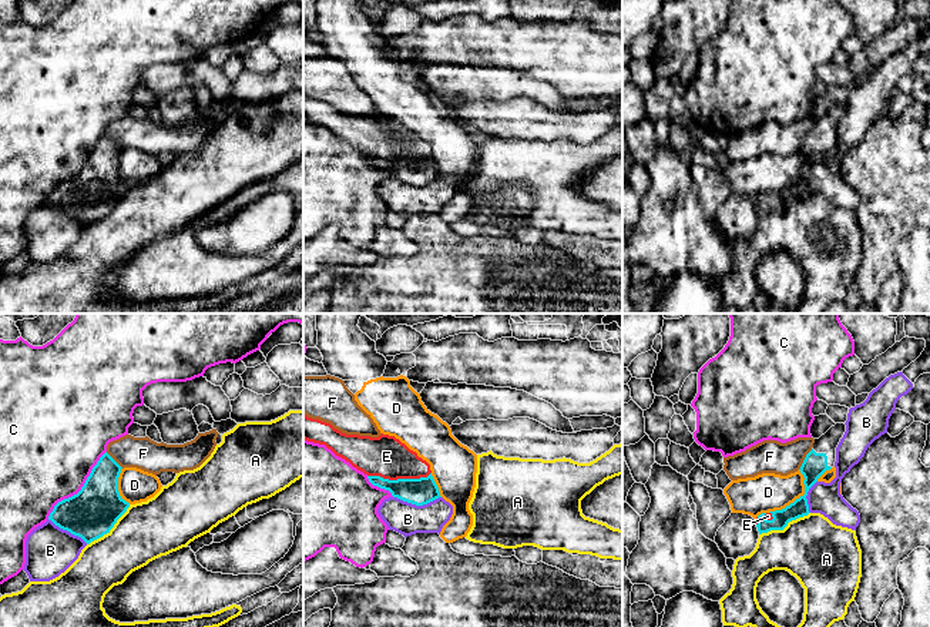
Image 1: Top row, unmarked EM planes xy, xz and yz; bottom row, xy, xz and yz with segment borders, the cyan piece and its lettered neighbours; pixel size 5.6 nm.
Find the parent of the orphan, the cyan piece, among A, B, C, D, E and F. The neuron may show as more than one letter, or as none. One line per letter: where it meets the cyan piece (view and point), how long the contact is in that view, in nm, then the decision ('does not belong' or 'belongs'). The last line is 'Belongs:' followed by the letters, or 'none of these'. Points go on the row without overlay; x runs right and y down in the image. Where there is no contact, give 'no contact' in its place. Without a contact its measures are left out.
A: meets cyan in yz at (784, 208); contact 320 nm long; does not belong
B: meets cyan in xz at (418, 185); contact 280 nm long; does not belong
C: meets cyan in xy at (81, 170); contact 500 nm long; does not belong
D: meets cyan in yz at (799, 178); contact 300 nm long; does not belong
E: meets cyan in xz at (399, 160); contact 360 nm long; belongs
F: meets cyan in yz at (805, 140); contact 150 nm long; does not belong
Belongs: E

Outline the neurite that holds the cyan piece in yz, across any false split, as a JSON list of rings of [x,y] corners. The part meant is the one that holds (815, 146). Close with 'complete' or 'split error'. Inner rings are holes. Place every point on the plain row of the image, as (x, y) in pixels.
[[[836,104],[819,120],[815,120],[812,131],[806,135],[800,154],[805,161],[805,175],[782,191],[762,194],[755,200],[759,215],[770,211],[783,211],[789,202],[808,197],[808,172],[817,162],[817,160],[835,147],[836,128],[846,113],[845,104]]] | split error

